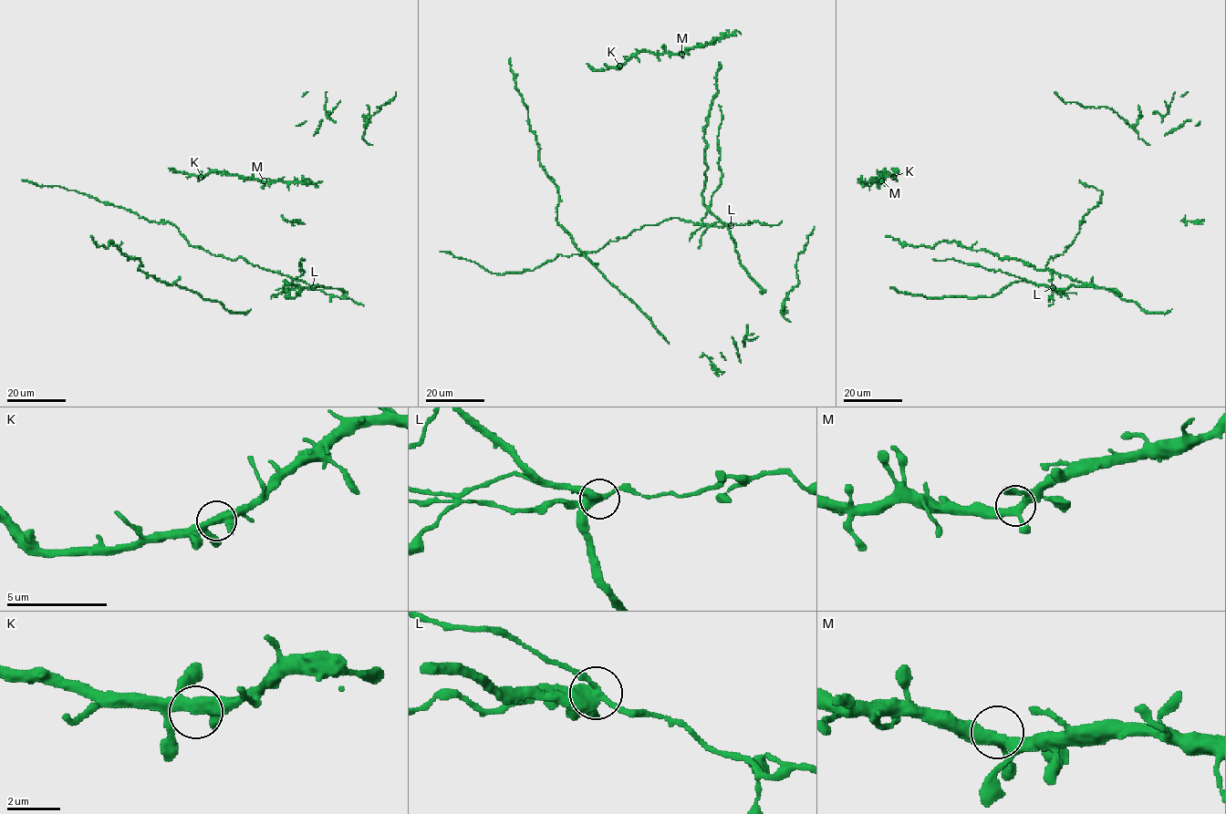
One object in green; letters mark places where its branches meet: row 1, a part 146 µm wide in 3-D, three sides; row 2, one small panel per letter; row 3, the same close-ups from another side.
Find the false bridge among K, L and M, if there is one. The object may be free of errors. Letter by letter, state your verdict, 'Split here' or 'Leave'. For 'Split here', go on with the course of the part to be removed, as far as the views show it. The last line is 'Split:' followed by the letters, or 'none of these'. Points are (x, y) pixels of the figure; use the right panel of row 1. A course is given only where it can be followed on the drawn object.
K: Leave
L: Split here
M: Leave
Split: L

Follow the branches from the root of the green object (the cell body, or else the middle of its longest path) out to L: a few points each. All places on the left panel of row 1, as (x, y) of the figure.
L: (189, 245), (233, 260), (242, 257), (254, 265), (279, 272), (312, 287)

